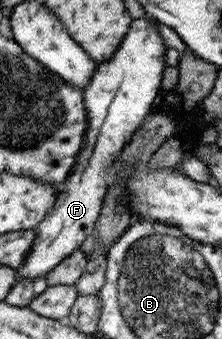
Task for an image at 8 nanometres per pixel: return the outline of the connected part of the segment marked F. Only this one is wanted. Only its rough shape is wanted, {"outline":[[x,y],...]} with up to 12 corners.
{"outline":[[135,19],[82,90],[87,145],[36,228],[18,280],[46,276],[95,229],[109,166],[165,71]]}

